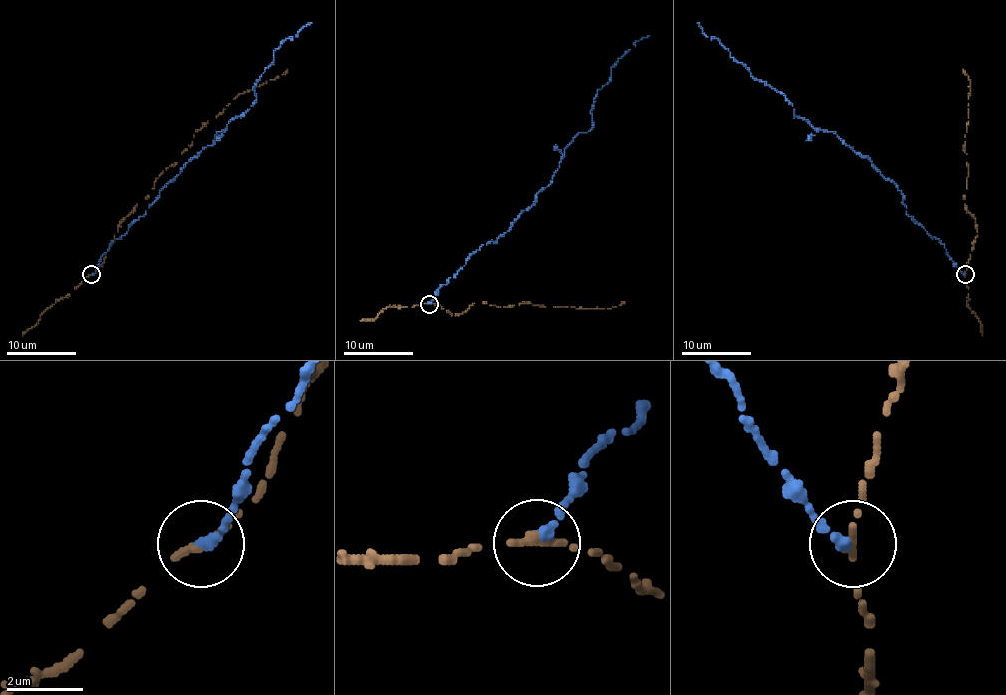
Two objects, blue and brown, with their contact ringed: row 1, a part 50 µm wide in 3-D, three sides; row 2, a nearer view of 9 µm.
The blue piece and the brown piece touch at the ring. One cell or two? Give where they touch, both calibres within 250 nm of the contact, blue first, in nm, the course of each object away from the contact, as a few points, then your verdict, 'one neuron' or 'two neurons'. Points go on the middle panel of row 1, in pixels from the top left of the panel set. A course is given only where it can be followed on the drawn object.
place (429, 304); calibres 280 and 260 nm; course blue (429, 303), (550, 184), (564, 148), (593, 125), (595, 94), (611, 68), (649, 36); course brown (429, 303), (440, 305), (455, 315), (474, 303), (512, 307), (528, 302), (533, 305), (611, 309), (625, 302); two neurons

